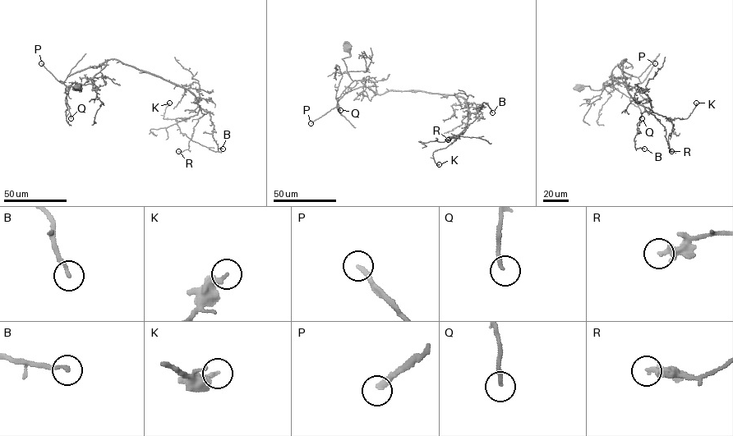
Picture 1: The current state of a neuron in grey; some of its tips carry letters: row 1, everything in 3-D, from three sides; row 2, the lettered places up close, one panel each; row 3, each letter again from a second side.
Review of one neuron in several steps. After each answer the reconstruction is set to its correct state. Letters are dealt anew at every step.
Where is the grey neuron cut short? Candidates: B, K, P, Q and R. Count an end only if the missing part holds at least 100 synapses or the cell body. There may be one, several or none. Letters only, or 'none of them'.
P

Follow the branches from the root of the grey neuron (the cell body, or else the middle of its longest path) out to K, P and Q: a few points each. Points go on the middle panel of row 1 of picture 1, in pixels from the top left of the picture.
K: (347, 48), (350, 77), (372, 80), (379, 94), (420, 90), (464, 100), (467, 126), (434, 152), (439, 164)
P: (347, 48), (350, 56), (342, 59), (350, 77), (372, 80), (376, 93), (364, 86), (348, 91), (311, 123)
Q: (347, 48), (350, 56), (342, 59), (347, 71), (342, 74), (336, 96), (340, 110)

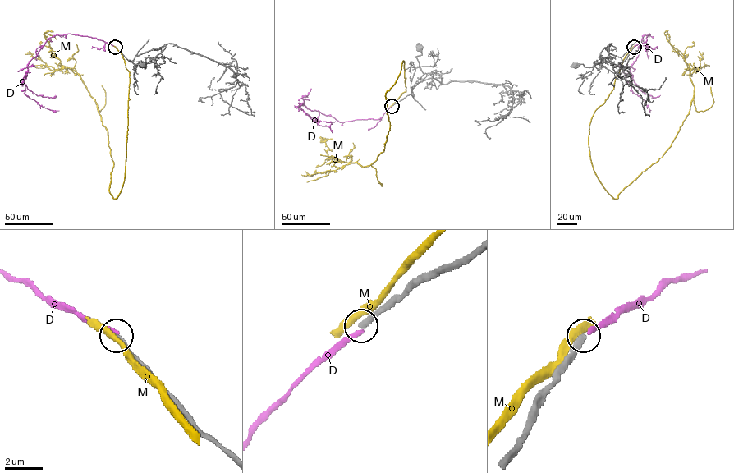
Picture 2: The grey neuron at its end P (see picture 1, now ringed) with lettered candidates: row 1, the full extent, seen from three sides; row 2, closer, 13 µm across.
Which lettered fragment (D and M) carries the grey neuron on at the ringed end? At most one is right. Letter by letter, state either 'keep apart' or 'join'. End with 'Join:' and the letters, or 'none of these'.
D: keep apart
M: keep apart
Join: none of these

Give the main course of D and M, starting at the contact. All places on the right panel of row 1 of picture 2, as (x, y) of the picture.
D: (634, 47), (645, 42), (649, 34), (643, 36), (638, 57), (630, 67), (631, 90), (644, 100), (649, 111)
M: (633, 47), (589, 126), (593, 169), (614, 199), (662, 157), (689, 113), (690, 65), (667, 33), (666, 39)

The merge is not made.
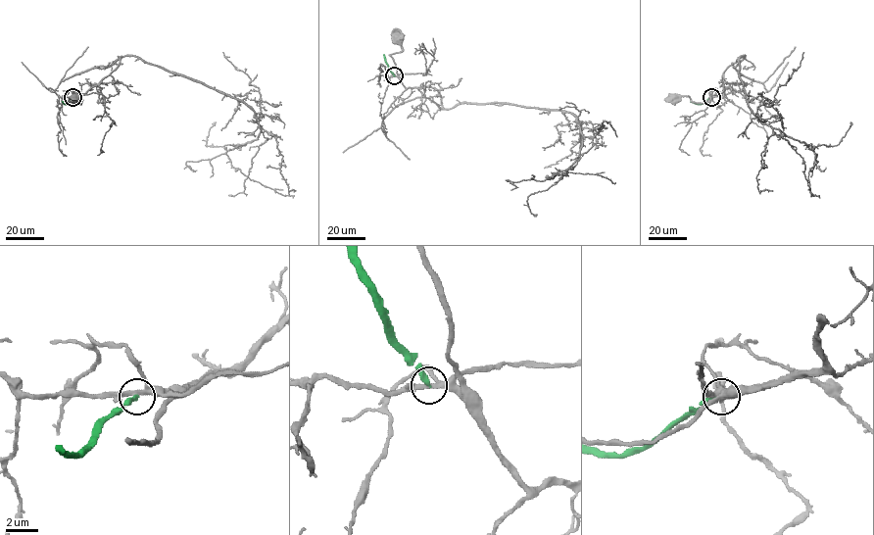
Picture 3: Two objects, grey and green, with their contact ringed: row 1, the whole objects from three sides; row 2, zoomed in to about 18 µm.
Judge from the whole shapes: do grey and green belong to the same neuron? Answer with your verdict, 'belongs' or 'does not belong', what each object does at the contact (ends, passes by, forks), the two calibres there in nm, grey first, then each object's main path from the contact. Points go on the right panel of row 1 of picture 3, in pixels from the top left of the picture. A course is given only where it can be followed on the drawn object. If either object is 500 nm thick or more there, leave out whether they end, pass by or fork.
does not belong; grey forks there; green ends there; 240 nm thick on the grey side, 320 nm on the other; grey runs (711, 97), (701, 103), (688, 96), (673, 98); green runs (711, 97), (700, 104), (690, 101)

